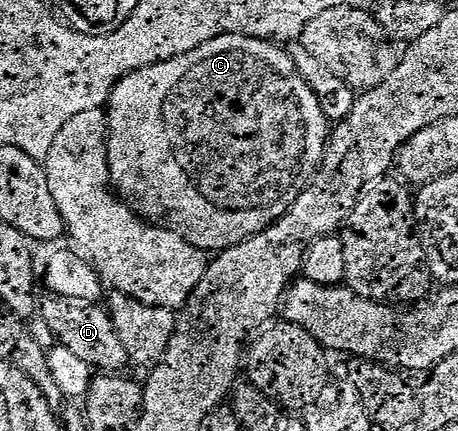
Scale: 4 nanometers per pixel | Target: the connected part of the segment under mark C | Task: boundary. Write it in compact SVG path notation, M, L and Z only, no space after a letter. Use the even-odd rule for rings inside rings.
M223 34L214 40L206 40L206 44L182 56L174 56L165 62L126 75L112 89L112 97L106 107L106 113L109 172L115 193L140 219L156 227L173 230L178 236L184 237L190 245L207 252L228 250L231 246L242 244L248 238L253 238L255 234L262 233L267 226L272 226L283 214L287 214L294 200L302 196L302 192L312 181L312 175L320 169L320 162L324 158L324 147L328 145L330 137L330 121L319 107L318 97L308 87L307 80L296 71L294 60L290 60L287 49L281 48L271 40L251 38L241 34ZM202 90L266 90L266 108L262 110L260 118L242 118L242 114L234 114L234 110L222 110L224 104L218 104L218 100L216 102L208 100L208 96Z

